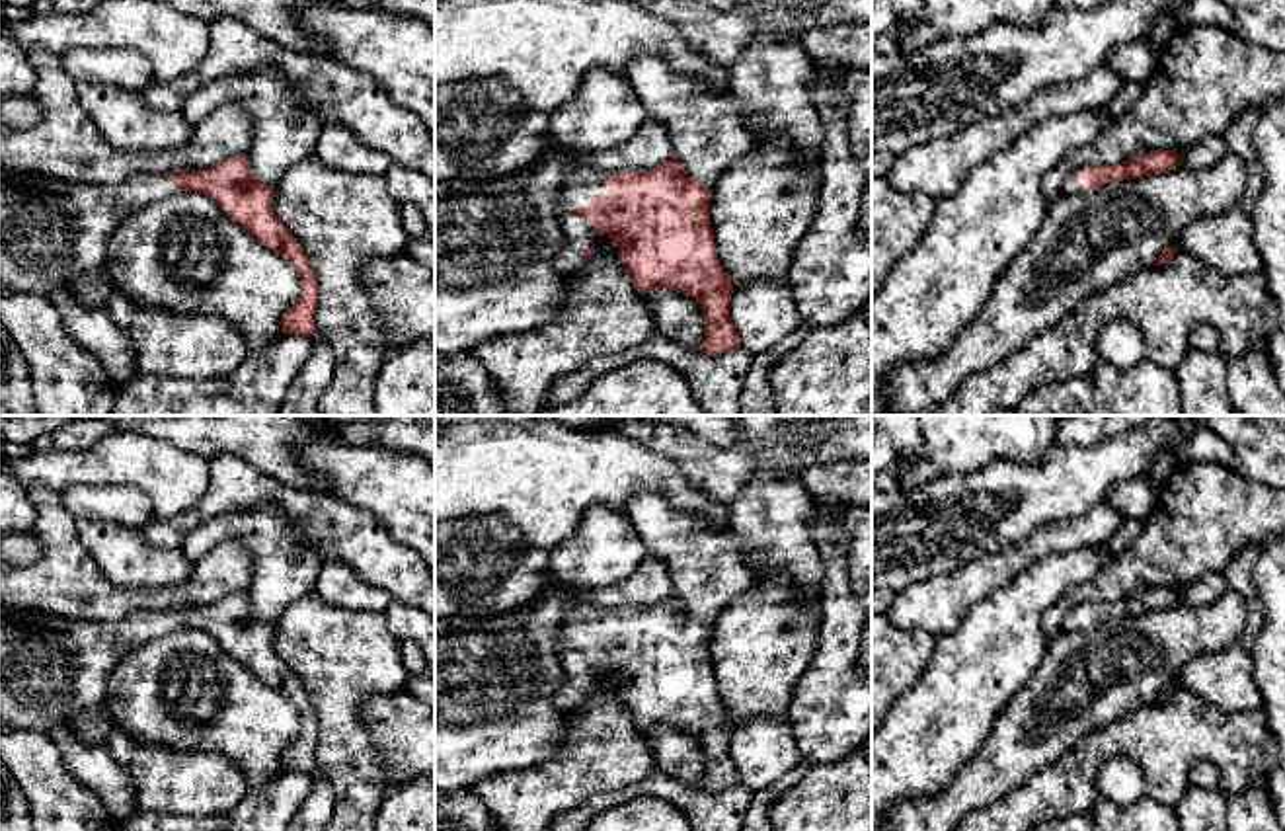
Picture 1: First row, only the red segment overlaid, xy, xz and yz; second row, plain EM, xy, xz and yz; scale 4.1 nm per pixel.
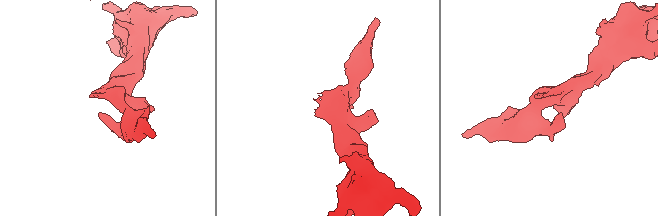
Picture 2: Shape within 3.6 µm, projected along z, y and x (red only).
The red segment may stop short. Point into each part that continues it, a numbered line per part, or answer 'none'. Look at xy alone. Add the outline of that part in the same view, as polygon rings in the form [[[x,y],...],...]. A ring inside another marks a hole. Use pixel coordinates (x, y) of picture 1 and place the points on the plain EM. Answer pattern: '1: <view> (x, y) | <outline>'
1: xy (51, 670) | [[[0,605],[0,720],[4,728],[47,733],[72,724],[82,712],[103,706],[107,679],[133,650],[175,630],[170,613],[138,611],[119,622],[31,616],[23,620]]]

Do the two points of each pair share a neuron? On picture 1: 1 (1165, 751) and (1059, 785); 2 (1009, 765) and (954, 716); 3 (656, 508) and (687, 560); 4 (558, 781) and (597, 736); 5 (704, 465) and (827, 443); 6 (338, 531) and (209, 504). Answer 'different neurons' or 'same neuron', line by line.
1: same neuron
2: different neurons
3: same neuron
4: same neuron
5: same neuron
6: same neuron

